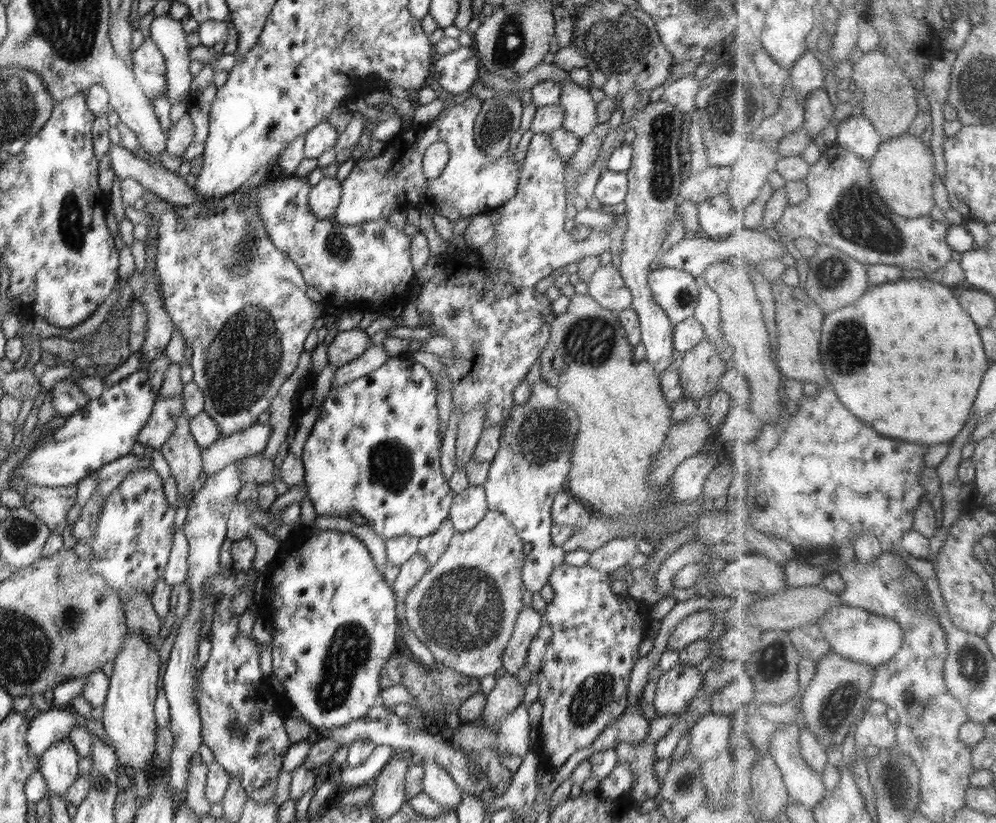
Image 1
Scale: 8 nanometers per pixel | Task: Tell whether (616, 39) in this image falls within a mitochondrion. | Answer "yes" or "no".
yes

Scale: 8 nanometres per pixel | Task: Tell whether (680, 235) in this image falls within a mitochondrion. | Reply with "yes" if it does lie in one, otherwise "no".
no

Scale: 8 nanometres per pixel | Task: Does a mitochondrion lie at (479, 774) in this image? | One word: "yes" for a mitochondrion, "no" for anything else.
no

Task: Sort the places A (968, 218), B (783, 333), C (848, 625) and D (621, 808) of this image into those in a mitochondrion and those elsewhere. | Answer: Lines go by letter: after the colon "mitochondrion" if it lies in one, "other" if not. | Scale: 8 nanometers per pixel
A: other
B: other
C: other
D: other

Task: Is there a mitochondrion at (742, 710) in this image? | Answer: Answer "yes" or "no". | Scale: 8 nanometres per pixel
no

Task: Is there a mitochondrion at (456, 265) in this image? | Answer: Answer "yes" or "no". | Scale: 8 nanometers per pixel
no

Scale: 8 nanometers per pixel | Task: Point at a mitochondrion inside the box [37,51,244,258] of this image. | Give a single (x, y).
(70, 225)

